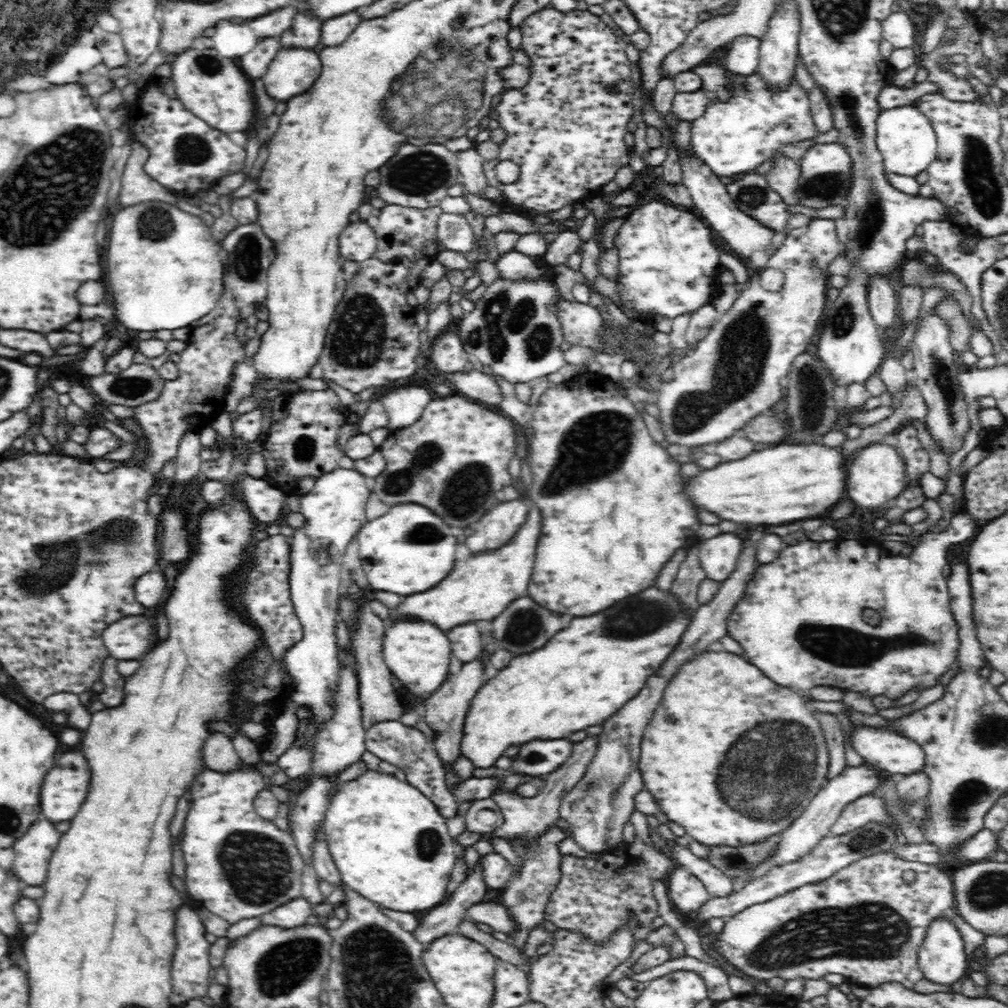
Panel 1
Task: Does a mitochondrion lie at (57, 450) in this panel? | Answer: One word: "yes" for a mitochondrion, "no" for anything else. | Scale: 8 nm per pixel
no

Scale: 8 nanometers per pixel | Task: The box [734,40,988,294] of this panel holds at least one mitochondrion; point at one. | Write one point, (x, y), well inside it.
(872, 217)

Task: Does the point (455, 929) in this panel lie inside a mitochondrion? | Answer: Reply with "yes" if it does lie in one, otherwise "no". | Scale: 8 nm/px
no

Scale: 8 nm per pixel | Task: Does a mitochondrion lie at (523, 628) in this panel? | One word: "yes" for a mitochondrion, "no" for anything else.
yes

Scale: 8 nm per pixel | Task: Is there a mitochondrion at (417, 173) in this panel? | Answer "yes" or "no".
yes

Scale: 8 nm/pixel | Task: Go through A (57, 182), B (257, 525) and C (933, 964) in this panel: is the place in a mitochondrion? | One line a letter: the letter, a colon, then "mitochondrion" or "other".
A: mitochondrion
B: other
C: other

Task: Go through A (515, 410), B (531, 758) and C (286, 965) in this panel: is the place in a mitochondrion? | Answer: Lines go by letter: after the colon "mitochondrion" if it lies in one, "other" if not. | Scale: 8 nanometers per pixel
A: other
B: mitochondrion
C: mitochondrion

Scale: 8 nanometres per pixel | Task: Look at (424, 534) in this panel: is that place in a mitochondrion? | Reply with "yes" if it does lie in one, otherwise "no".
yes

